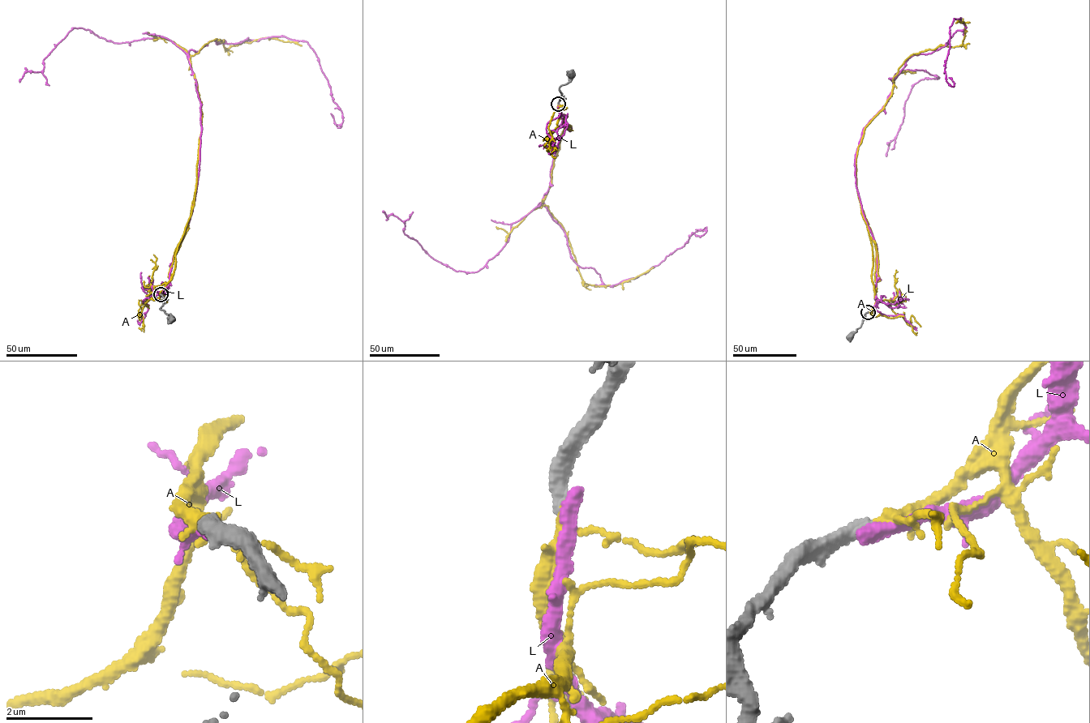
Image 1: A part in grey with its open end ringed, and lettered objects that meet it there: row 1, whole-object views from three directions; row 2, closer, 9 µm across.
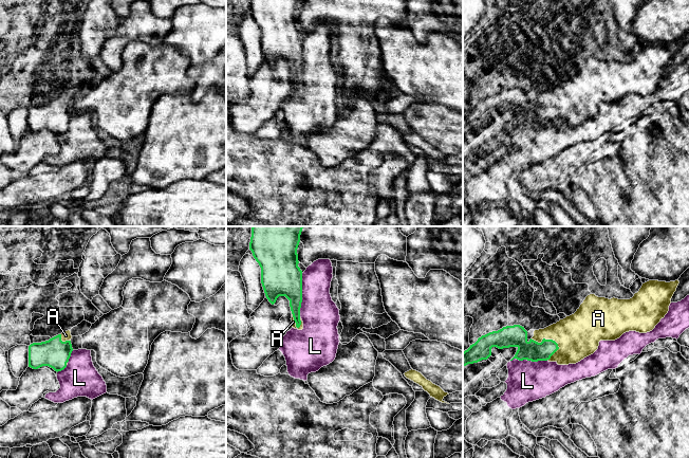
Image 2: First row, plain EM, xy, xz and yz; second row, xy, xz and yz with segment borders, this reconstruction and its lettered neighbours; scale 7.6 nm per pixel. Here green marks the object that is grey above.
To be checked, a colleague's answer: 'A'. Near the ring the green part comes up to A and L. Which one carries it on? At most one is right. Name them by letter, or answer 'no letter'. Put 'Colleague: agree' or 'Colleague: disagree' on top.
Colleague: agree
A

